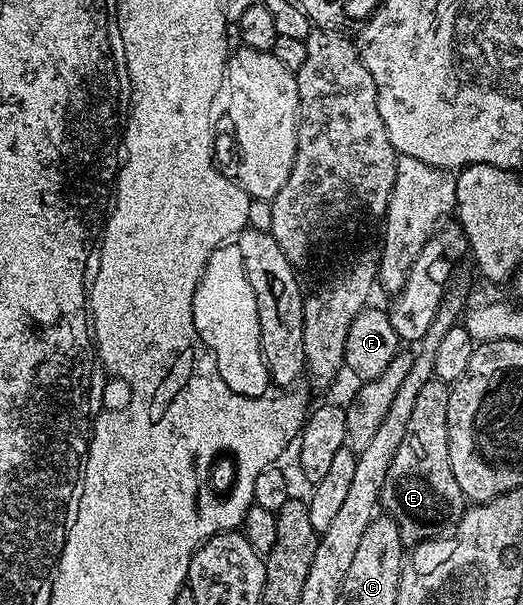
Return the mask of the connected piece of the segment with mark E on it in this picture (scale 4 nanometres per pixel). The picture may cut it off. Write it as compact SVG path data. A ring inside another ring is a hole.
M429 379L420 388L404 441L388 465L388 477L382 490L381 510L396 521L403 544L417 545L425 539L441 536L449 523L457 524L468 500L452 473L452 457L448 453L448 397L450 387Z

